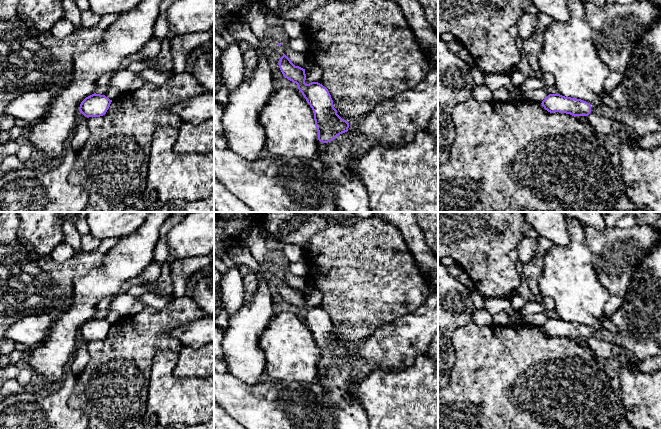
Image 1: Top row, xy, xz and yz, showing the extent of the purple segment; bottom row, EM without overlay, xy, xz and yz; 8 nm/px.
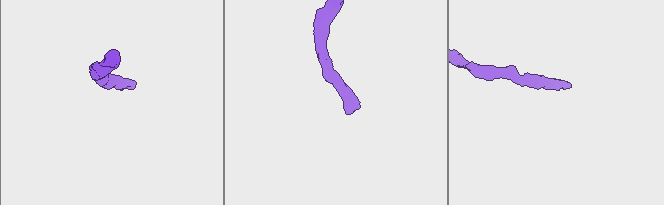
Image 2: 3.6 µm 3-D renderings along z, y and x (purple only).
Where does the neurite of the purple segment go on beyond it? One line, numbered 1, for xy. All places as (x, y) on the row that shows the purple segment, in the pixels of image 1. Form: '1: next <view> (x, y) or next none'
1: next none

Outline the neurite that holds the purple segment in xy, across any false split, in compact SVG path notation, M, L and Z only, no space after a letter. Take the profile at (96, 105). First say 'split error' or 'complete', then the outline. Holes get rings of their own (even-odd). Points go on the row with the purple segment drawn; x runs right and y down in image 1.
complete; M92 94L80 104L79 110L85 117L100 117L106 114L112 100L105 95Z

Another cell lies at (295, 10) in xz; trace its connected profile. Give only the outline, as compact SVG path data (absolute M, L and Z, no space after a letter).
M264 0L266 7L275 11L282 19L301 24L309 20L312 12L327 3L350 1L352 0Z

